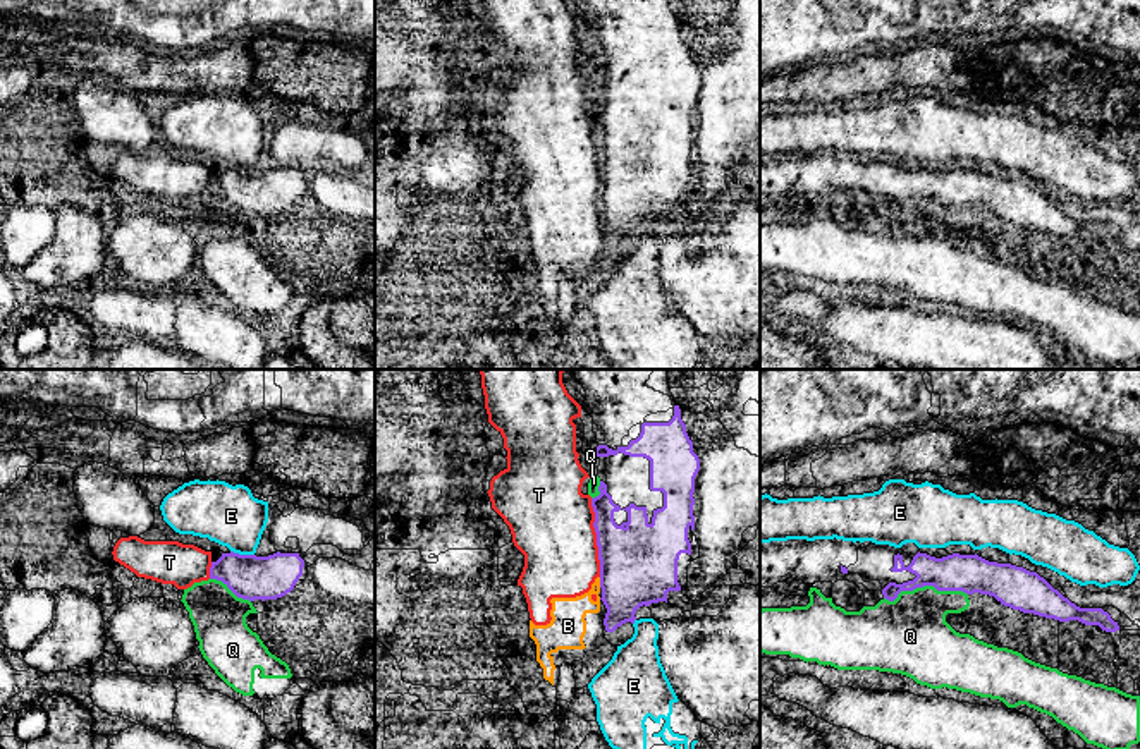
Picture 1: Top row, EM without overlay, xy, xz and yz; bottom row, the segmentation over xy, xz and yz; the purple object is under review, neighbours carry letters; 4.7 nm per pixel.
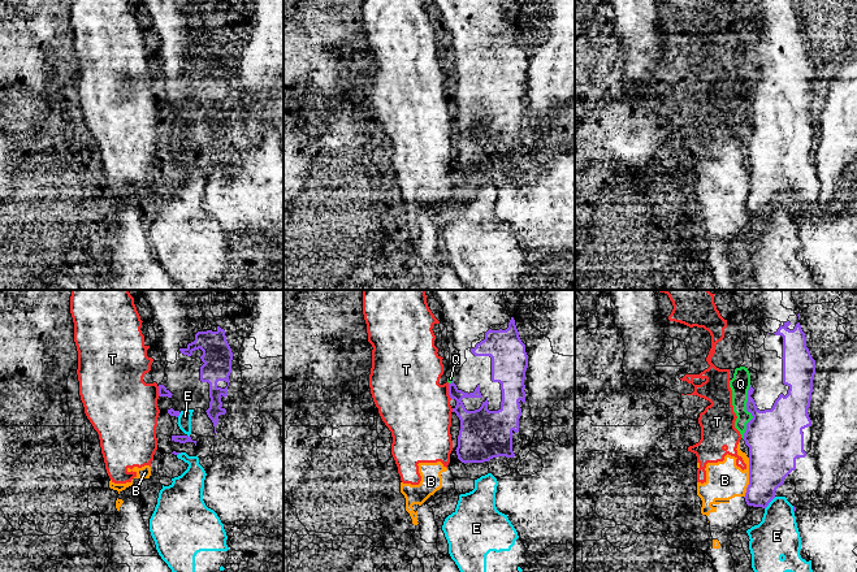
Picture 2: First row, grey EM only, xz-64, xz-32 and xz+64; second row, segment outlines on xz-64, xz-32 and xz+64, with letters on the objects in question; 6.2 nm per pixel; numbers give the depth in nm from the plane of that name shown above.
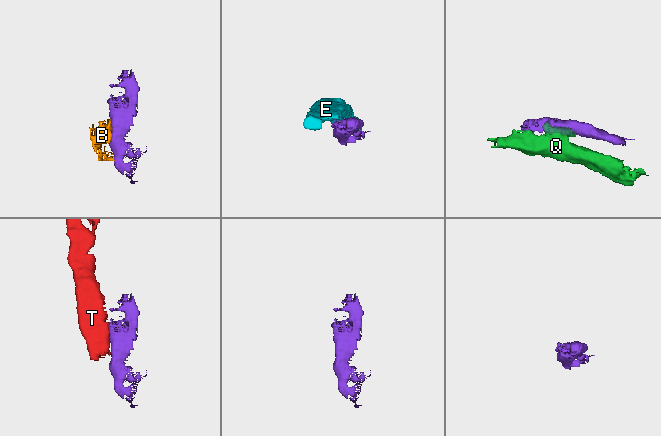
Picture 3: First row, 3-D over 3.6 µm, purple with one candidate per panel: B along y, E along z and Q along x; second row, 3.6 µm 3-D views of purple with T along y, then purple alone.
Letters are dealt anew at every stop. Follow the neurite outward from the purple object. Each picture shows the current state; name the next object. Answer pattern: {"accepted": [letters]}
{"accepted": []}

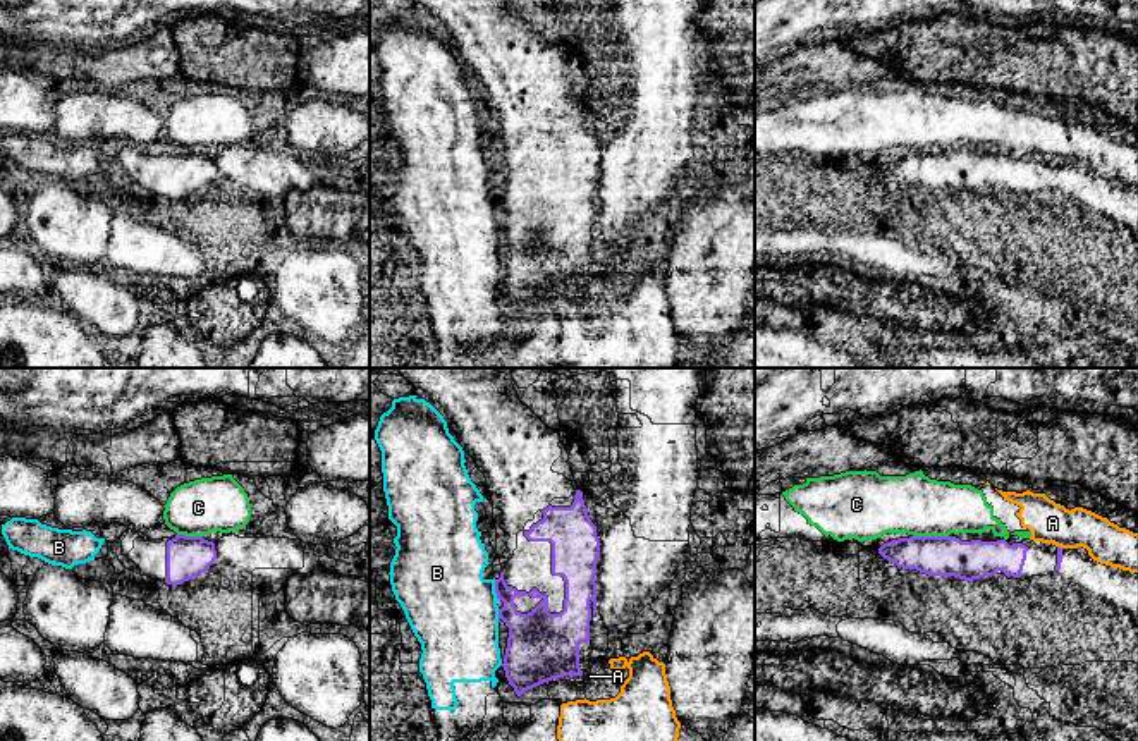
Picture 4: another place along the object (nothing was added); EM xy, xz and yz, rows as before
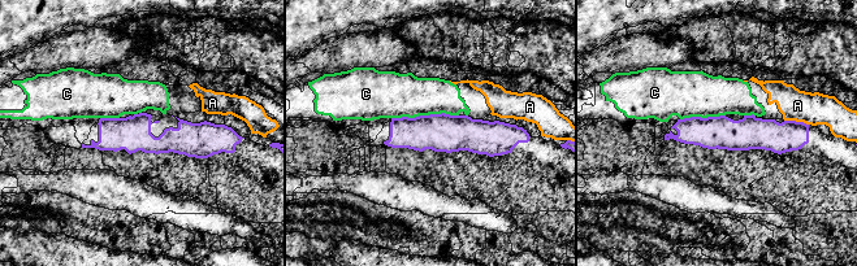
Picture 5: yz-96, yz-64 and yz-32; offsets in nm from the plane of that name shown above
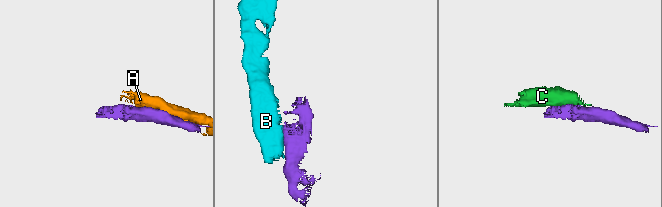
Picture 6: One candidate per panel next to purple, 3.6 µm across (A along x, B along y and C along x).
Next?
{"accepted": []}

